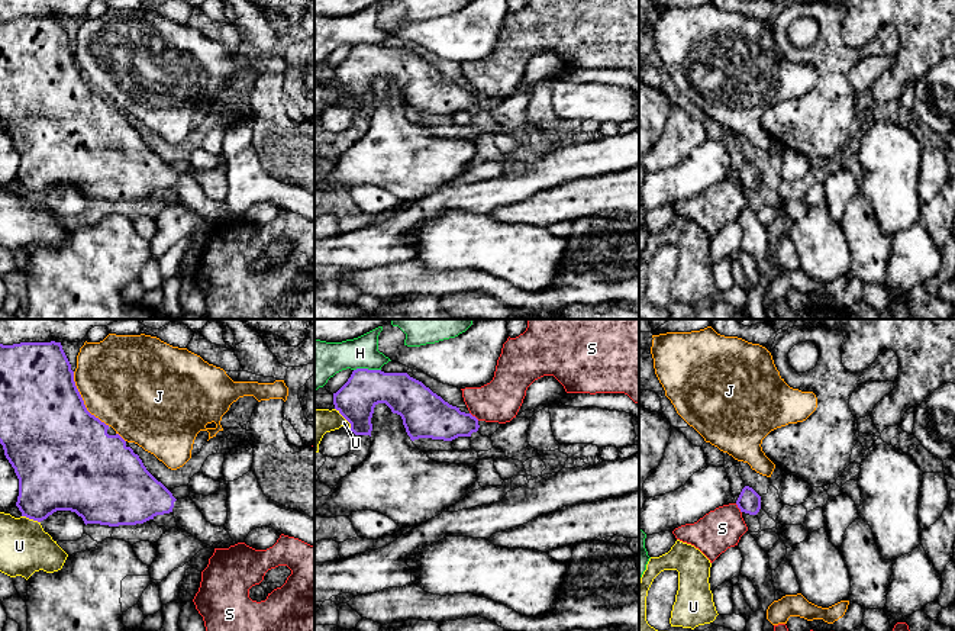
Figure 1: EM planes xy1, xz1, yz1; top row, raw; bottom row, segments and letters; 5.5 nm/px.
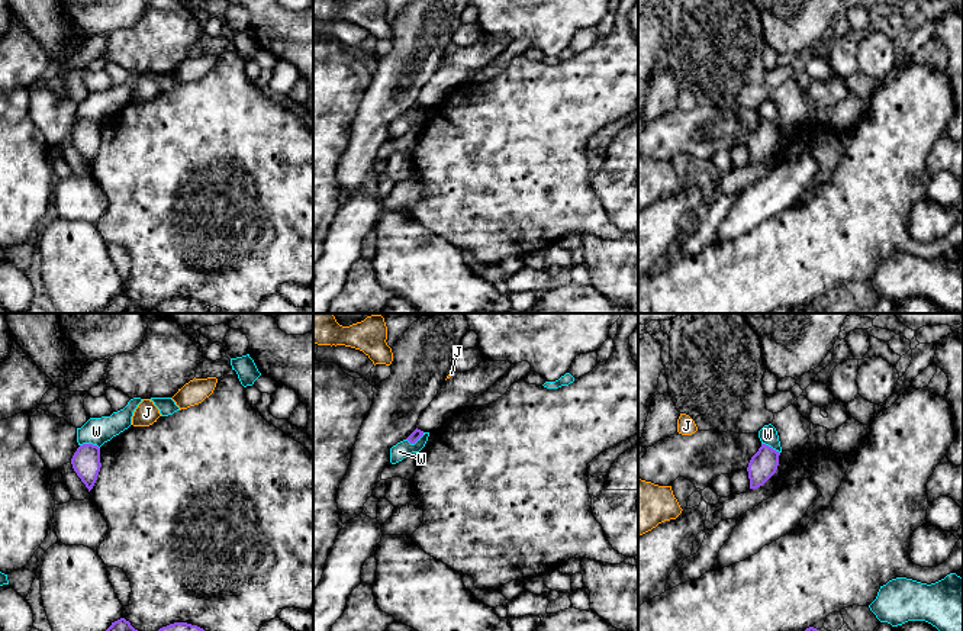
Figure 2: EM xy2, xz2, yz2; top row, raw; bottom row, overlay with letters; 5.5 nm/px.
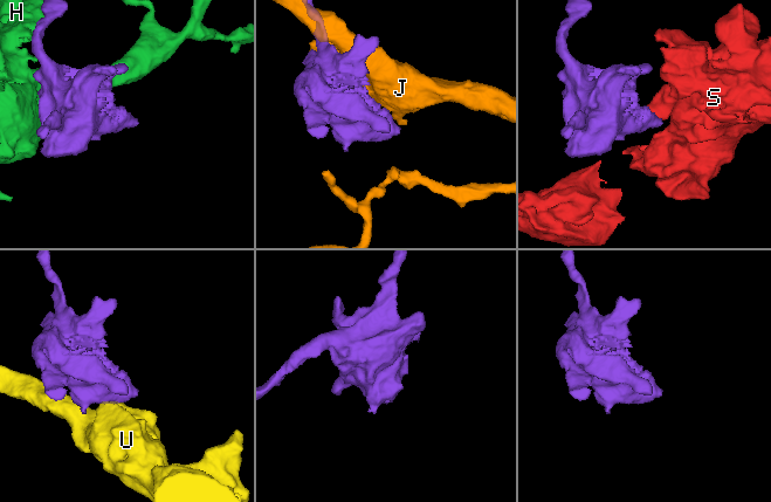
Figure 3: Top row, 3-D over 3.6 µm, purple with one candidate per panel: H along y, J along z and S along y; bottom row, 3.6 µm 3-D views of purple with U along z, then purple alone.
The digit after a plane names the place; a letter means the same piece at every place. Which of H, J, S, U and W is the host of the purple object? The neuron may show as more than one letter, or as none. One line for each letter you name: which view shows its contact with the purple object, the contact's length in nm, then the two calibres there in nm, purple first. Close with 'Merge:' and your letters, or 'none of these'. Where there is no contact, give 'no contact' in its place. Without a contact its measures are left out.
Merge: none of these

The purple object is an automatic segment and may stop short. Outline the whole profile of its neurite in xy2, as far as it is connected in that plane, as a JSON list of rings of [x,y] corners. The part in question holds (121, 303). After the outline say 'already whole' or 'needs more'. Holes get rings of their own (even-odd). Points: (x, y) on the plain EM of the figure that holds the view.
[[[120,293],[96,313],[210,313],[209,308],[197,300],[174,297],[160,303],[157,308],[145,310],[135,305],[129,296]]]; already whole

